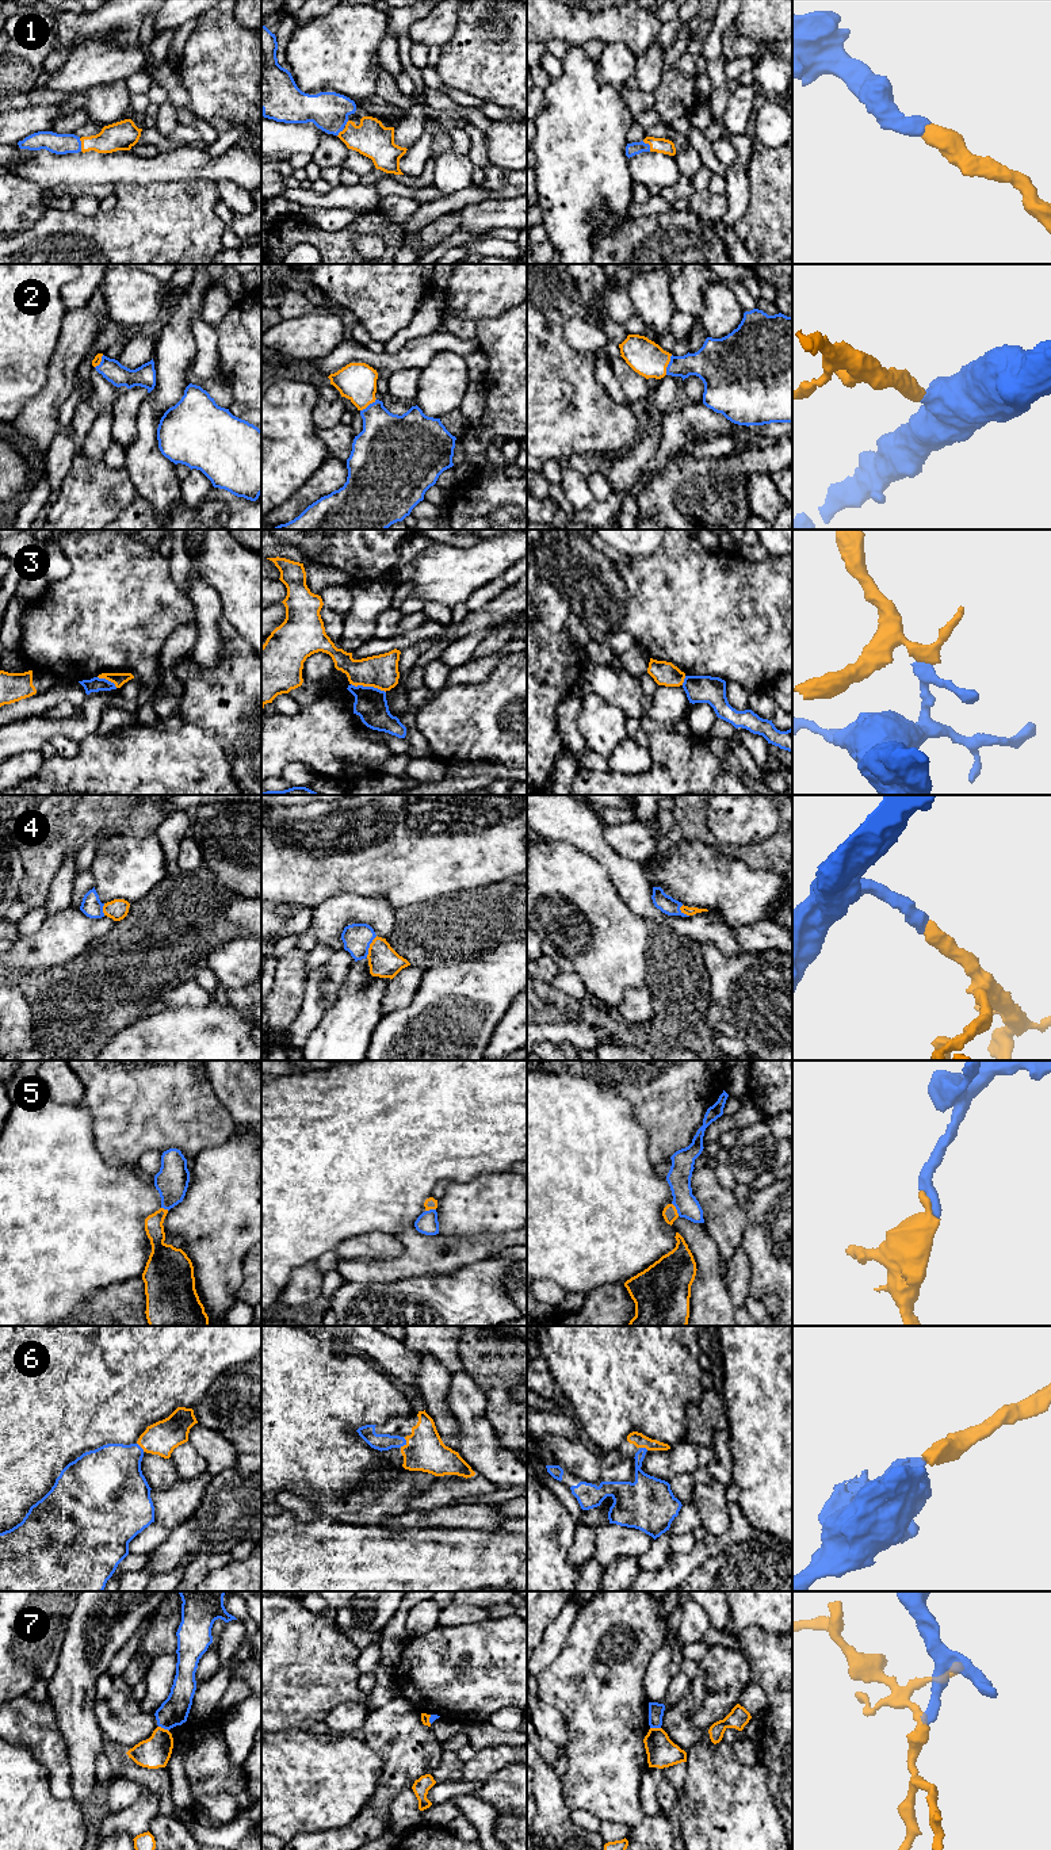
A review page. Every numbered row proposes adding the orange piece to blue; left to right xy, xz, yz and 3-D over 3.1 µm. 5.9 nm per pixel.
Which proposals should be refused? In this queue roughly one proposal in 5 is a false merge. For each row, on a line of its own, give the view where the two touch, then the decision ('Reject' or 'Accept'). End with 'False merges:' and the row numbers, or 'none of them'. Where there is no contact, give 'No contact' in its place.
1: Touches blue in xy. Accept
2: Touches blue in yz. Accept
3: Touches blue in xz. Reject
4: Touches blue in xz. Accept
5: Touches blue in yz. Accept
6: Touches blue in xz. Accept
7: Touches blue in xy. Reject
False merges: 3, 7

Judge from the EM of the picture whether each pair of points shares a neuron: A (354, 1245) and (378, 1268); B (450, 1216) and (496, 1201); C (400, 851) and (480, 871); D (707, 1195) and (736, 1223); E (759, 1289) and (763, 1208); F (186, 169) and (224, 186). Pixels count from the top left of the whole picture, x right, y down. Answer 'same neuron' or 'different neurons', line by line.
A: different neurons
B: same neuron
C: same neuron
D: same neuron
E: same neuron
F: different neurons

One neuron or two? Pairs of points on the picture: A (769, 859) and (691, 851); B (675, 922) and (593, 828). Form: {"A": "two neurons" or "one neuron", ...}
{"A": "two neurons", "B": "one neuron"}

